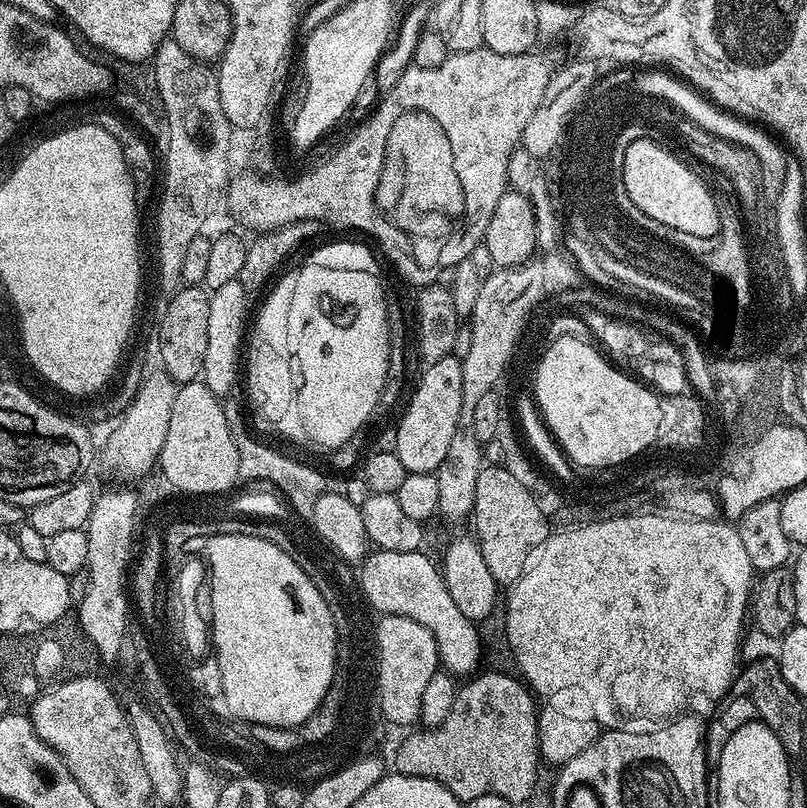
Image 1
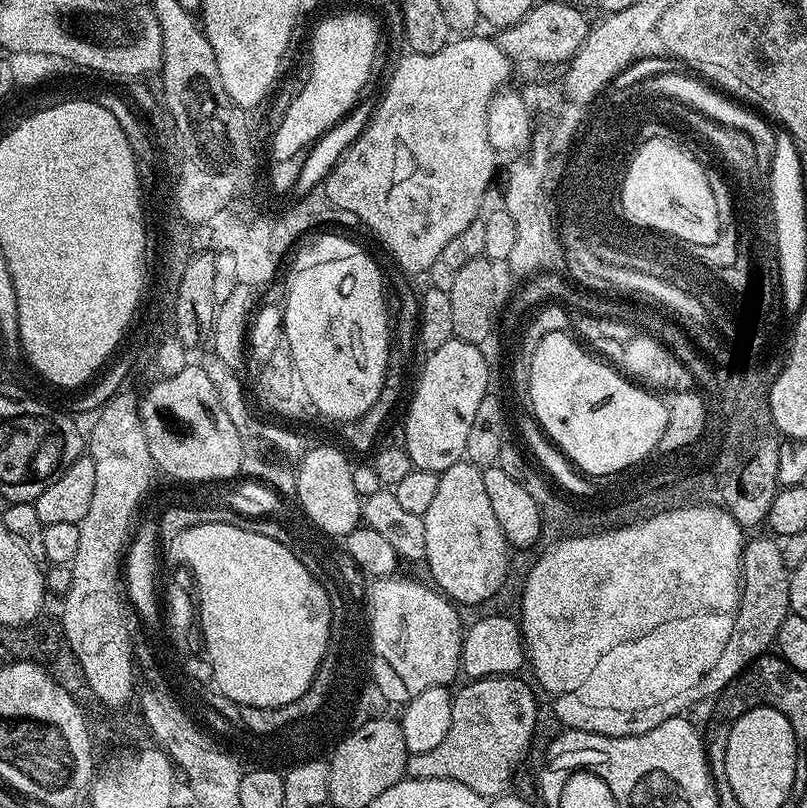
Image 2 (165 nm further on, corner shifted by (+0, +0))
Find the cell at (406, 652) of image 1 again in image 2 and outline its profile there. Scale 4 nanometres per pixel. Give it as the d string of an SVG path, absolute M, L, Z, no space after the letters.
M393 574L390 576L381 576L373 579L371 583L367 585L369 590L369 617L373 619L373 632L372 636L372 665L377 668L376 675L379 676L380 687L384 692L388 693L388 696L393 698L394 706L404 706L409 700L418 697L424 690L429 689L432 686L444 686L451 685L451 680L456 675L460 676L461 669L461 656L463 654L463 644L465 633L462 631L462 625L460 622L460 614L457 605L453 601L449 600L447 596L441 594L435 587L429 586L427 583L419 584L416 580L407 580L406 577L400 576L401 574Z

